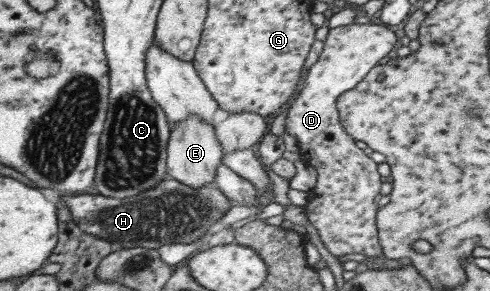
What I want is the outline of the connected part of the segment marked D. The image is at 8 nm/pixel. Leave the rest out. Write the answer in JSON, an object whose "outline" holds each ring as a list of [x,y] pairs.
{"outline":[[[353,22],[329,29],[322,42],[321,55],[305,73],[305,82],[284,115],[284,129],[297,139],[299,158],[317,173],[302,211],[317,231],[323,247],[336,258],[351,253],[371,258],[383,254],[375,225],[378,207],[373,205],[382,184],[377,166],[345,132],[335,103],[339,95],[355,87],[380,59],[387,56],[395,41],[393,31],[383,23]]]}

